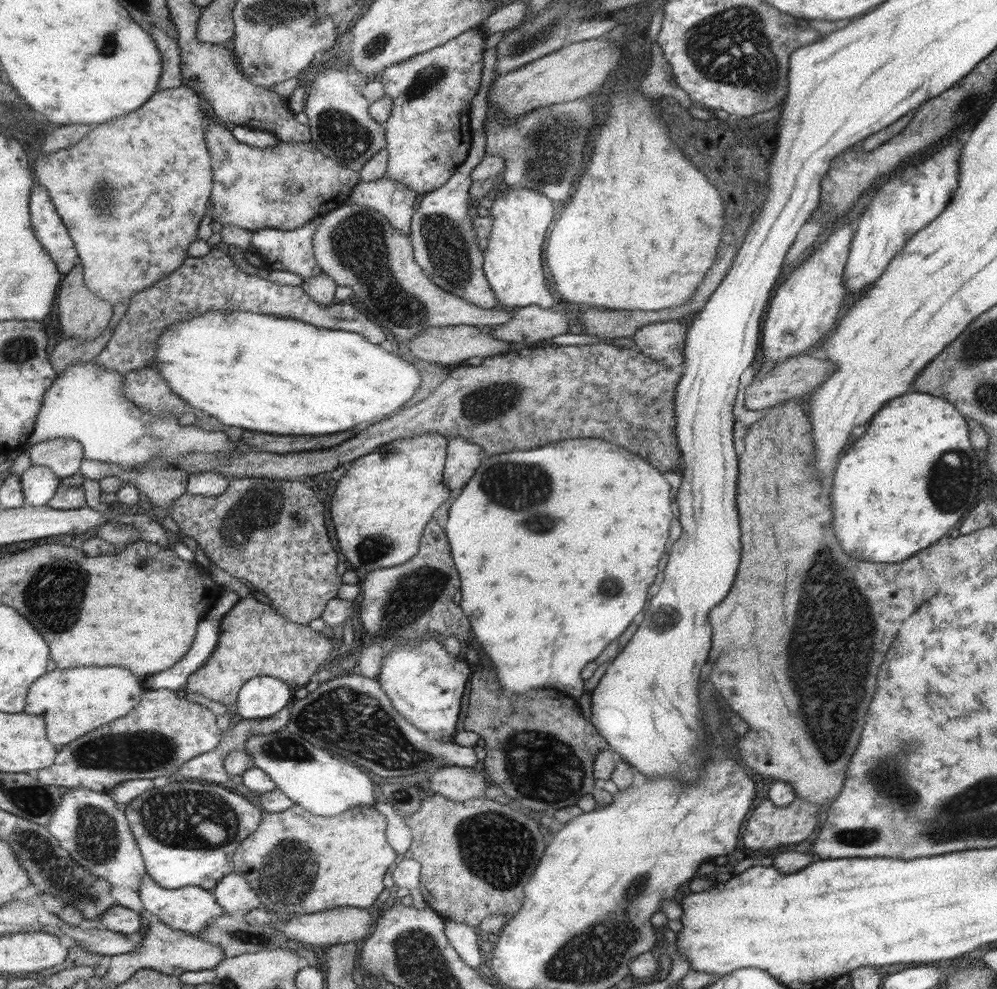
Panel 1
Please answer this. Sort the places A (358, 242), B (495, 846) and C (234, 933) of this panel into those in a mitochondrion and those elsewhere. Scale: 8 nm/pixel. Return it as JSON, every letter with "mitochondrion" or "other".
{"A":"mitochondrion","B":"mitochondrion","C":"mitochondrion"}

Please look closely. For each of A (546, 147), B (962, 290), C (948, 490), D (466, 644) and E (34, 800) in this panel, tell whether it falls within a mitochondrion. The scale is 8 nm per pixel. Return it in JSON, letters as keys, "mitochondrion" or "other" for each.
{"A":"mitochondrion","B":"other","C":"mitochondrion","D":"other","E":"mitochondrion"}

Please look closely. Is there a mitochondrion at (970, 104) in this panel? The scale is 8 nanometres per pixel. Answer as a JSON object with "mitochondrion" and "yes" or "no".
{"mitochondrion":"no"}

